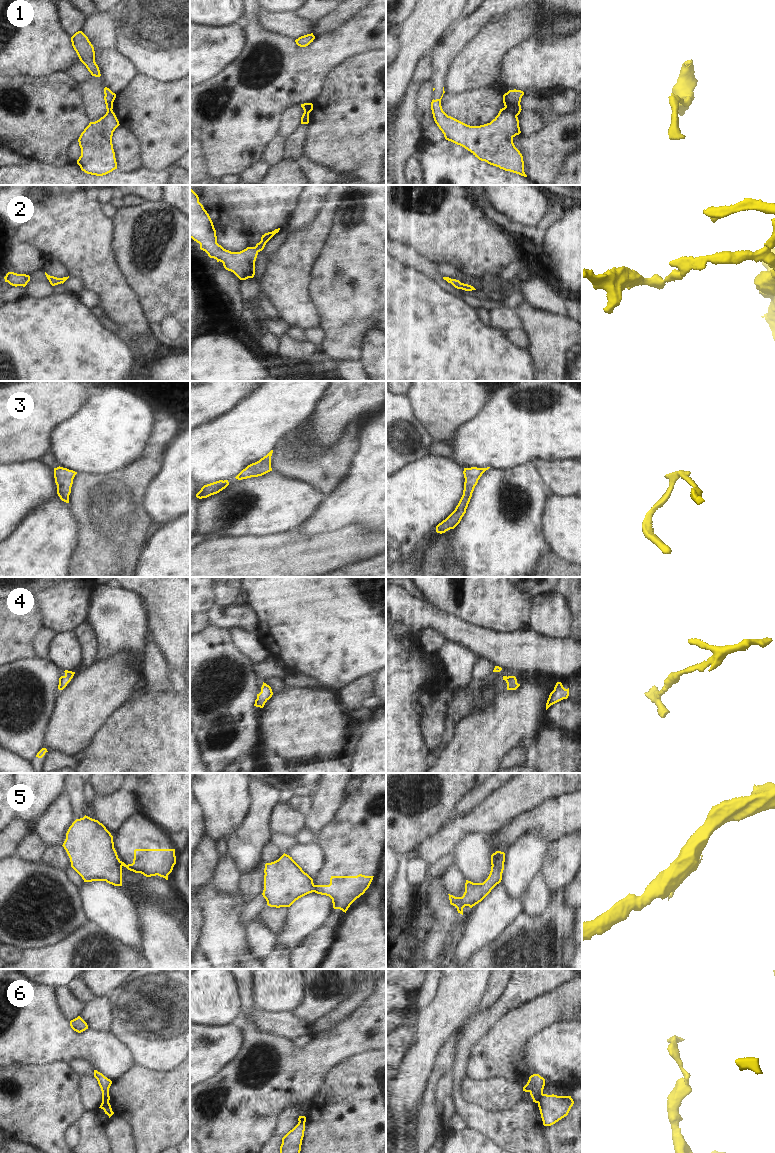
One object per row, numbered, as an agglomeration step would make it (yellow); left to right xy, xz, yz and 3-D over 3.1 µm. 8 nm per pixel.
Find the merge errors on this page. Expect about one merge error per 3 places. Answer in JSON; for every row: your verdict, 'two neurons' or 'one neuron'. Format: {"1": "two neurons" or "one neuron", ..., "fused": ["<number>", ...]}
{"1": "two neurons", "2": "one neuron", "3": "one neuron", "4": "one neuron", "5": "two neurons", "6": "two neurons", "fused": ["1", "5", "6"]}

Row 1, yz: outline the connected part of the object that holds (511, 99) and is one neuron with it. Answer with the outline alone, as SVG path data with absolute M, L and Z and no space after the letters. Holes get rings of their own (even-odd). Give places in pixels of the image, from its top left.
M509 90L503 95L504 106L511 109L515 115L519 115L521 112L521 98L524 95L524 92L521 90Z

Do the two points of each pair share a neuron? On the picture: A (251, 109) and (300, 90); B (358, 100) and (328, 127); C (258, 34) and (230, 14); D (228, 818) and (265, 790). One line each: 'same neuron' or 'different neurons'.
A: same neuron
B: same neuron
C: different neurons
D: different neurons

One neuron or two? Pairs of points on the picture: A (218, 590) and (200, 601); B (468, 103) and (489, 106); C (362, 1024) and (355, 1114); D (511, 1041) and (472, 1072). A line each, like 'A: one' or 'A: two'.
A: two
B: one
C: two
D: one

